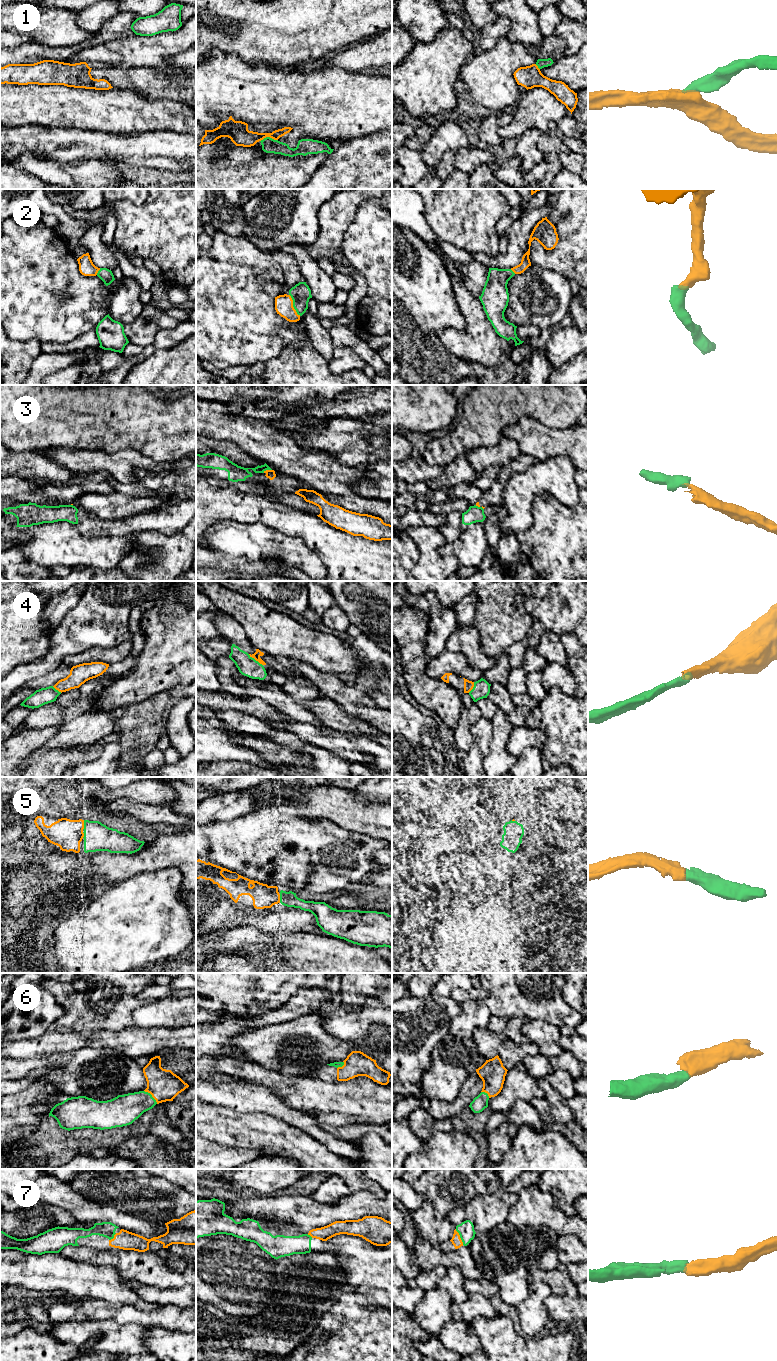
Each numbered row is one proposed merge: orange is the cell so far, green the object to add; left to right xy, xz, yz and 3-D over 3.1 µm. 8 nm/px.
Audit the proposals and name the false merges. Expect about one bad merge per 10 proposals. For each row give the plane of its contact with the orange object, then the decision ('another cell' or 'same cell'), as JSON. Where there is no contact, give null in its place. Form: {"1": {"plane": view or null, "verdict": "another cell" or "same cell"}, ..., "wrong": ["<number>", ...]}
{"1": {"plane": "xz", "verdict": "same cell"}, "2": {"plane": "xz", "verdict": "same cell"}, "3": {"plane": "xz", "verdict": "another cell"}, "4": {"plane": "xz", "verdict": "same cell"}, "5": {"plane": "xy", "verdict": "same cell"}, "6": {"plane": "xy", "verdict": "same cell"}, "7": {"plane": "yz", "verdict": "same cell"}, "wrong": ["3"]}

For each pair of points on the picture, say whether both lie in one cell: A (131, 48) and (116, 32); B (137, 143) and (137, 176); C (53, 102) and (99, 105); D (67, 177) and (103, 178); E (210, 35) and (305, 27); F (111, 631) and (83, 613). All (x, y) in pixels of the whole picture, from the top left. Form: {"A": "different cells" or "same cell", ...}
{"A": "different cells", "B": "different cells", "C": "same cell", "D": "same cell", "E": "same cell", "F": "same cell"}

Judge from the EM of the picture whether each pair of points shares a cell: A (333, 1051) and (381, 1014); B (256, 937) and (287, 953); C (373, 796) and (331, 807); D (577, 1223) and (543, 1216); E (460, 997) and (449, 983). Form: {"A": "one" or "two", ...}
{"A": "two", "B": "one", "C": "two", "D": "one", "E": "two"}

